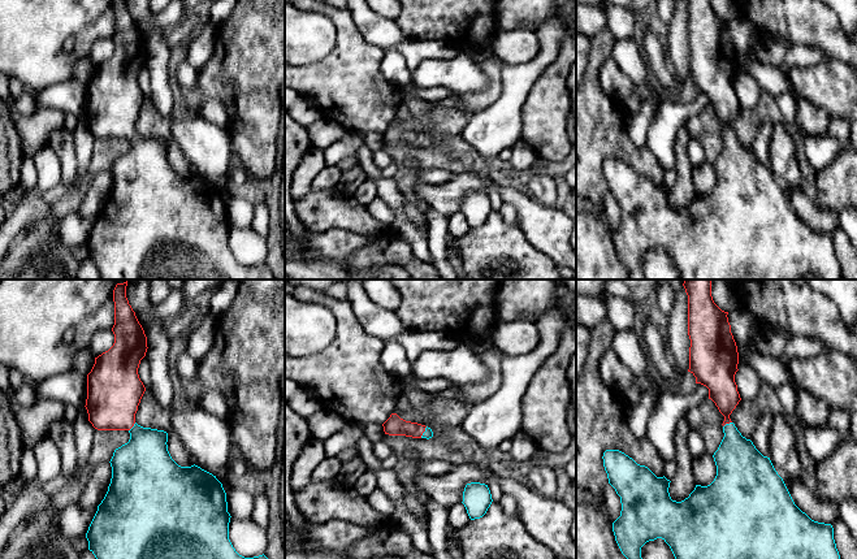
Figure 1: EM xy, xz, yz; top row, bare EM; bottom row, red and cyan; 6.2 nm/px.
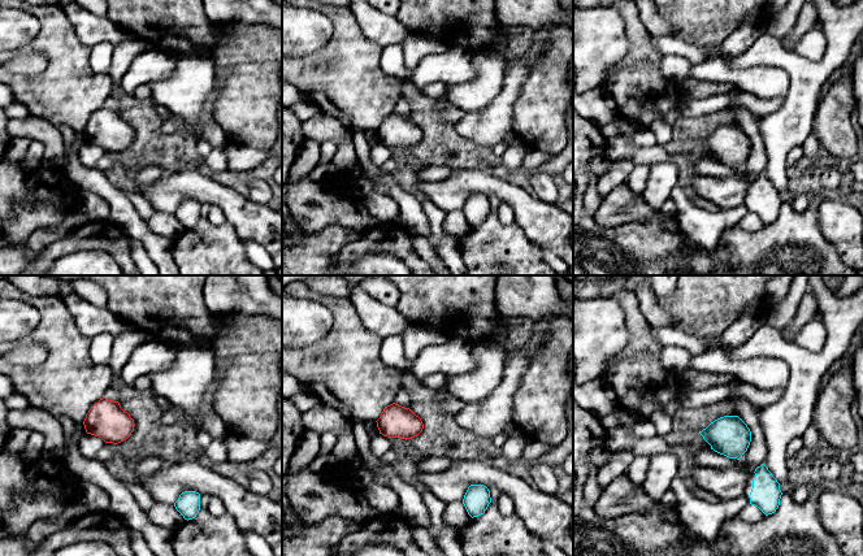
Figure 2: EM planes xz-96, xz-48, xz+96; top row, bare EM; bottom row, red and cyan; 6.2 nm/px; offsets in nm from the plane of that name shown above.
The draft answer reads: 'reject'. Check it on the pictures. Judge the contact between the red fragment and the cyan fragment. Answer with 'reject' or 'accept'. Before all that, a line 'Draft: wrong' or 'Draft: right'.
Draft: wrong
accept

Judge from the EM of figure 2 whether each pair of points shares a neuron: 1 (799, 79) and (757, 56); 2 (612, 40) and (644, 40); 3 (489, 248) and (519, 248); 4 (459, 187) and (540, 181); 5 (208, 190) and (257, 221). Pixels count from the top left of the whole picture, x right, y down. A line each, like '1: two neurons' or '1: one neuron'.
1: one neuron
2: two neurons
3: one neuron
4: two neurons
5: one neuron

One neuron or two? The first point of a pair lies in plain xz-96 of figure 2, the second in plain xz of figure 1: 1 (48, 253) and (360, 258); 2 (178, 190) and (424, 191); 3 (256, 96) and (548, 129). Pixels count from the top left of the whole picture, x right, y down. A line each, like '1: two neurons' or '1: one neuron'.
1: one neuron
2: one neuron
3: one neuron

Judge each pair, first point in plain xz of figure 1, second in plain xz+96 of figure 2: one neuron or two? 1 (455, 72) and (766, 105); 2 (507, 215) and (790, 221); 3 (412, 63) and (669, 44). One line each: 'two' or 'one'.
1: two
2: two
3: one

